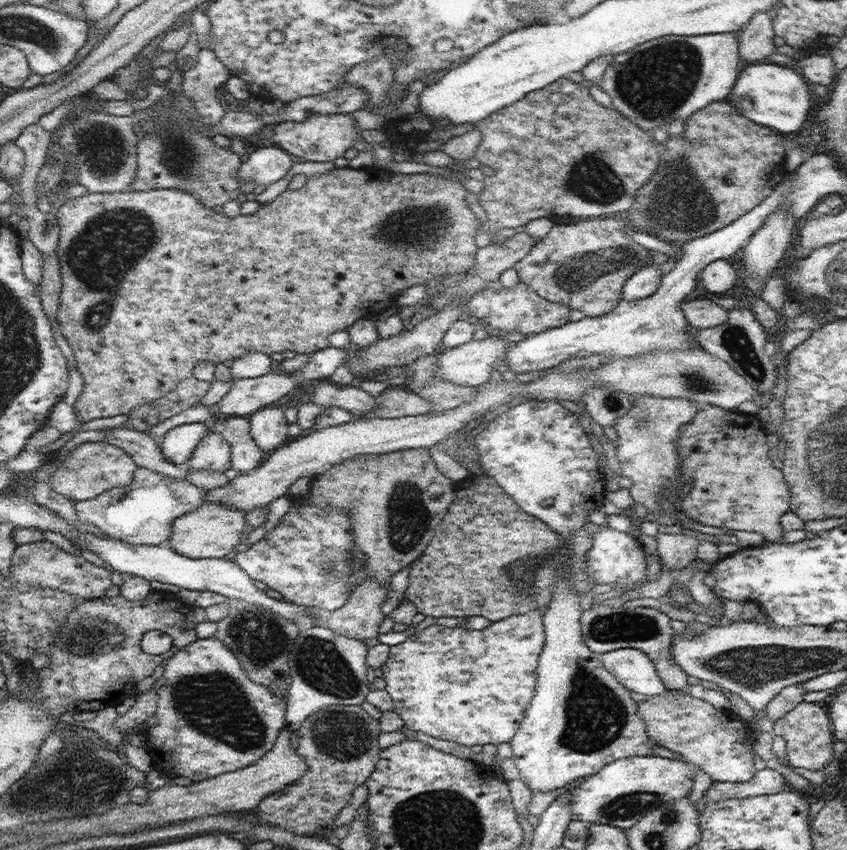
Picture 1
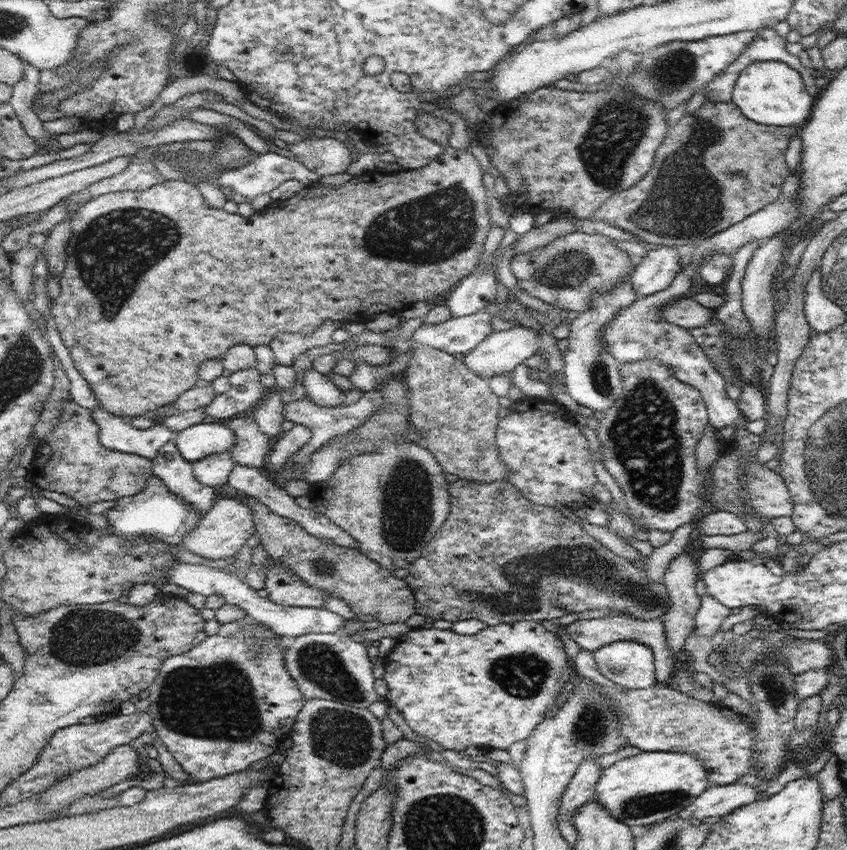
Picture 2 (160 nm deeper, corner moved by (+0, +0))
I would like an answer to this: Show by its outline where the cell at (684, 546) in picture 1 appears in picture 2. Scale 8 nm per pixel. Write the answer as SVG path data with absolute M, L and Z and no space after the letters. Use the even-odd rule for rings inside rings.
M687 548L681 555L670 562L669 568L662 579L668 589L671 605L661 621L664 624L668 648L673 652L674 656L676 652L684 650L684 642L695 628L695 616L701 605L701 597L696 593L694 587L699 579L697 577L696 563L697 560L692 560L692 554L689 553Z

